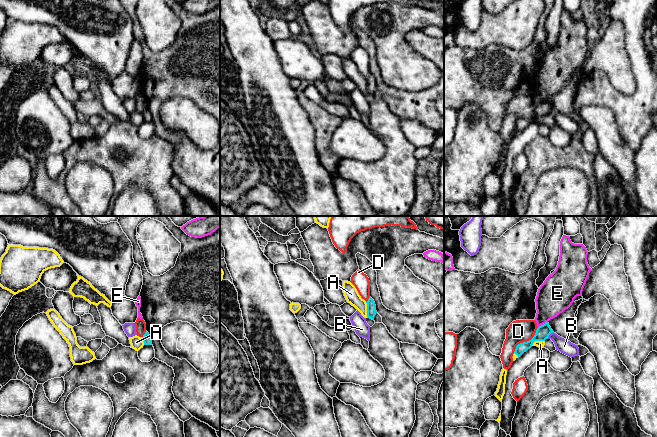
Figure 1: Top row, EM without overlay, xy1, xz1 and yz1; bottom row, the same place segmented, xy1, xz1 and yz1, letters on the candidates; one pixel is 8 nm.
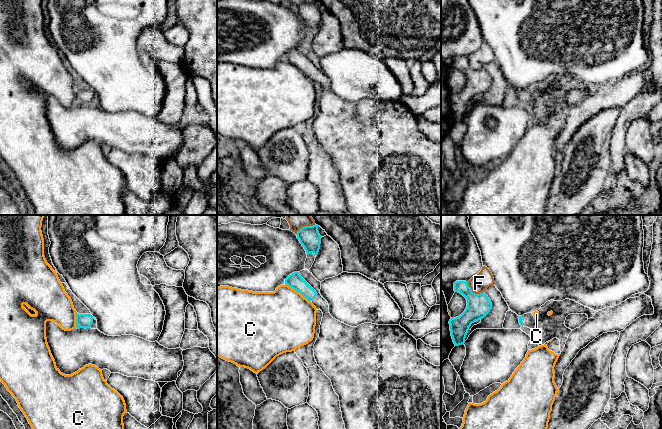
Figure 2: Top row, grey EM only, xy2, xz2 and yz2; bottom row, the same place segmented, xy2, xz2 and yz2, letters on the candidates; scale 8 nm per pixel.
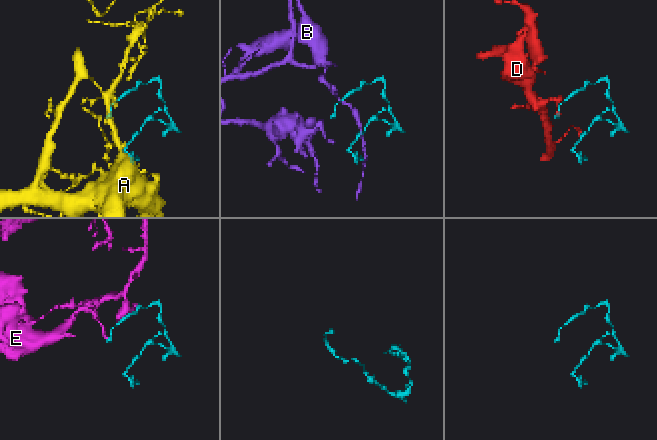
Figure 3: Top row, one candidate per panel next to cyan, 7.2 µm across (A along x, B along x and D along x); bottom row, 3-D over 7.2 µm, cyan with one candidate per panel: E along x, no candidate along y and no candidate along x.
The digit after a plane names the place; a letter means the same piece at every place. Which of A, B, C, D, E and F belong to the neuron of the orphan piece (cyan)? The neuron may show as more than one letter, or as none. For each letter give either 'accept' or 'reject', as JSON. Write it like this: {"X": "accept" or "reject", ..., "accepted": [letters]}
{"A": "reject", "B": "reject", "C": "reject", "D": "reject", "E": "reject", "F": "reject", "accepted": []}

